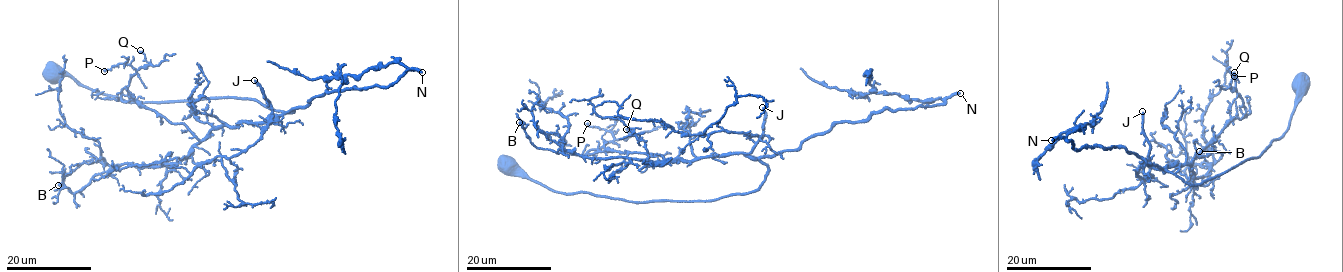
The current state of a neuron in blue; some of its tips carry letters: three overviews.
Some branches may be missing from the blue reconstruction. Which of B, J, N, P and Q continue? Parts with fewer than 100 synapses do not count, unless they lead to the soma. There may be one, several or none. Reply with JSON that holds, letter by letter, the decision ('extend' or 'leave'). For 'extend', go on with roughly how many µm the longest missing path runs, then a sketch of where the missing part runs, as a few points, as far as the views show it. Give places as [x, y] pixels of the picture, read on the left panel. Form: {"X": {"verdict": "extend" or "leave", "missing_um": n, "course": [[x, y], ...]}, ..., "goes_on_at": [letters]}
{"B": {"verdict": "leave"}, "J": {"verdict": "extend", "missing_um": 100, "course": [[254, 80], [227, 41], [225, 49], [181, 43], [92, 54], [82, 63], [94, 77], [76, 96], [81, 123]]}, "N": {"verdict": "extend", "missing_um": 60, "course": [[422, 72], [430, 71], [431, 77], [410, 84], [403, 96], [361, 95], [326, 67], [318, 31]]}, "P": {"verdict": "leave"}, "Q": {"verdict": "leave"}, "goes_on_at": ["J", "N"]}

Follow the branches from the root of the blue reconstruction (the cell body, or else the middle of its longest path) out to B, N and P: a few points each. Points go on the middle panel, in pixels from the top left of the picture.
B: (508, 164), (553, 191), (642, 202), (745, 194), (767, 173), (733, 152), (581, 157), (534, 146), (519, 122)
N: (508, 164), (567, 194), (715, 201), (755, 191), (767, 173), (762, 157), (796, 150), (837, 123), (960, 93)
P: (508, 164), (553, 191), (642, 202), (745, 194), (767, 173), (733, 152), (585, 155), (614, 139), (587, 123)

